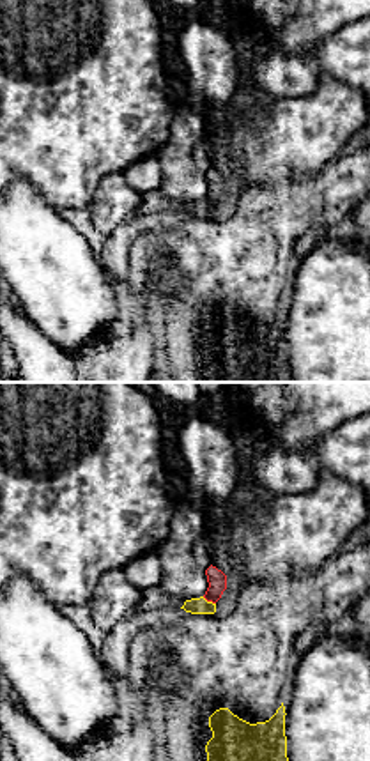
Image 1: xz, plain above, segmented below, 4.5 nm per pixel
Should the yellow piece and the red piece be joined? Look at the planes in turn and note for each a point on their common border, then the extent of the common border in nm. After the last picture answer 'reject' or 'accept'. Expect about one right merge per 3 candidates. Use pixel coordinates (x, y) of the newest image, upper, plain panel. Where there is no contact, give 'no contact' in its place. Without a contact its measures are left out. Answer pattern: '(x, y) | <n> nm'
(209, 206) | 70 nm

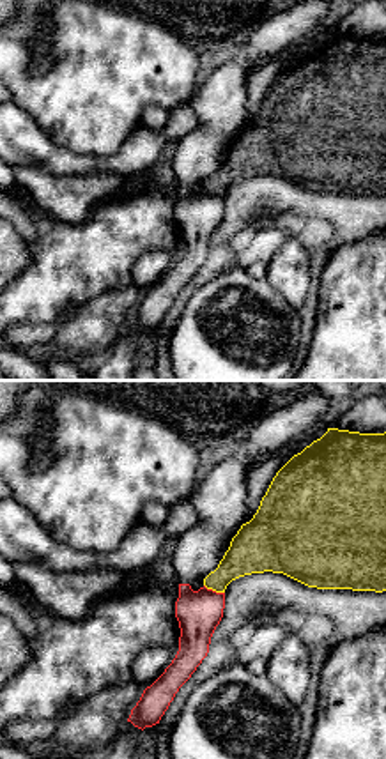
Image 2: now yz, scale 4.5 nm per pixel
(215, 193) | 100 nm

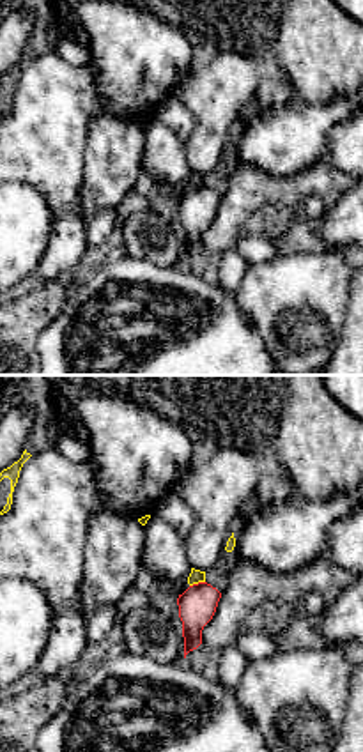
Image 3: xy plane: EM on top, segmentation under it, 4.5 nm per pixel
(197, 186) | 80 nm

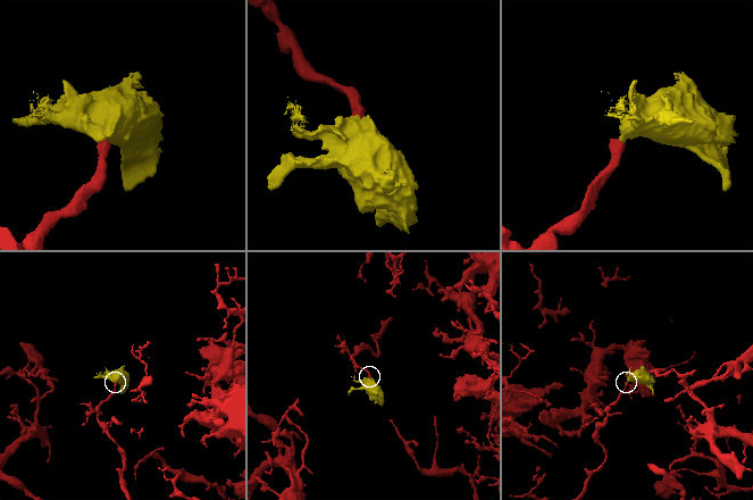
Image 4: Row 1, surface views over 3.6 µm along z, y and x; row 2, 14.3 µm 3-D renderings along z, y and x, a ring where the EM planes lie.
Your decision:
accept

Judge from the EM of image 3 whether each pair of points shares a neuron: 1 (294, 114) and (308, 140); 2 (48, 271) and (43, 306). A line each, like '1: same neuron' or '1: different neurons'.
1: same neuron
2: different neurons

